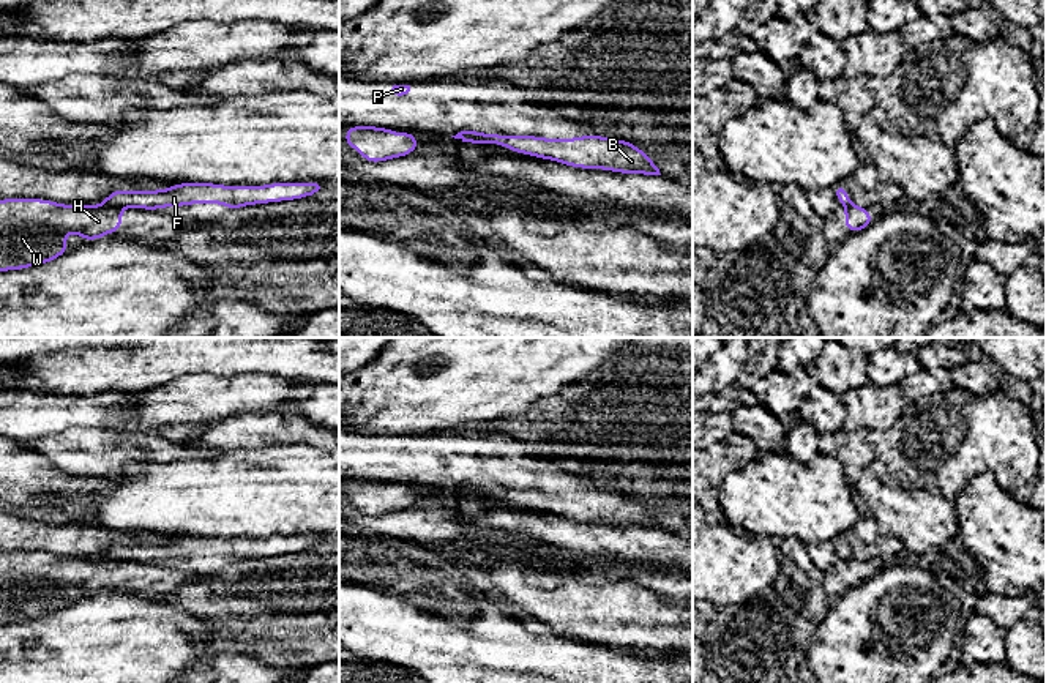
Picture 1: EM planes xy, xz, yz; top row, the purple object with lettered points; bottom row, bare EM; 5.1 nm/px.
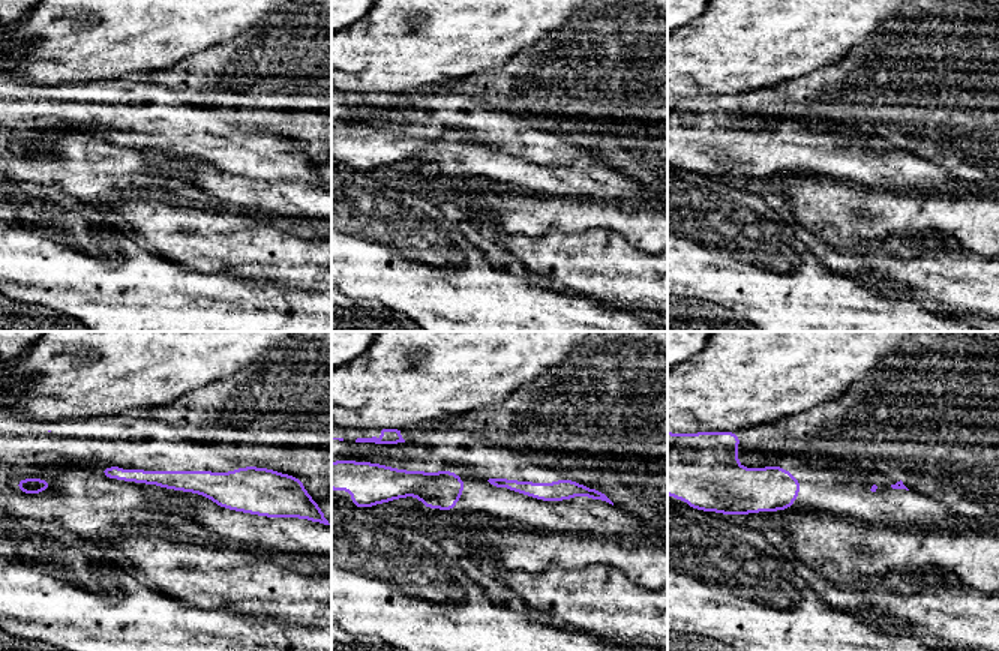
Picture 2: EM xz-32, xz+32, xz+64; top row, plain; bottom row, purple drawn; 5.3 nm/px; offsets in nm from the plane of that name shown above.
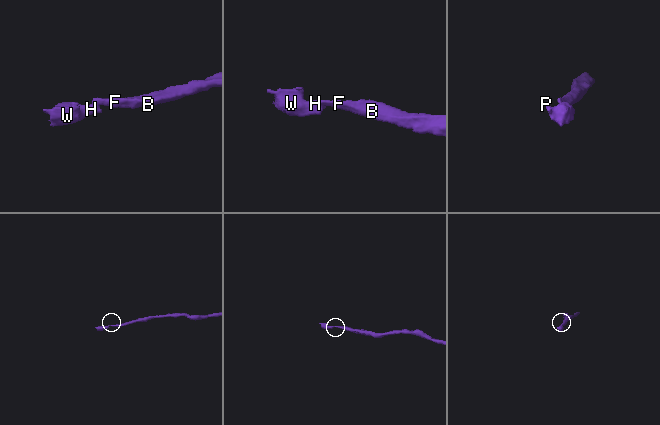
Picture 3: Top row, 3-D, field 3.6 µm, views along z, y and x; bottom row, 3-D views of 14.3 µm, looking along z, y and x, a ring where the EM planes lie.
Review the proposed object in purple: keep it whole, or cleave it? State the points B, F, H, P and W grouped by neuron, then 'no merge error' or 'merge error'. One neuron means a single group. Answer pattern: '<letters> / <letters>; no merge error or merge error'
B F / H P W; merge error

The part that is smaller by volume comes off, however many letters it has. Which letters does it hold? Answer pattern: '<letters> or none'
H, P, W

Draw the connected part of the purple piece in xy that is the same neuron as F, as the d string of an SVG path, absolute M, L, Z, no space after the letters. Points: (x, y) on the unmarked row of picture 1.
M177 536L167 543L155 544L115 543L104 552L104 557L144 563L219 557L229 560L233 566L238 560L304 552L319 543L317 536L270 536L265 539Z

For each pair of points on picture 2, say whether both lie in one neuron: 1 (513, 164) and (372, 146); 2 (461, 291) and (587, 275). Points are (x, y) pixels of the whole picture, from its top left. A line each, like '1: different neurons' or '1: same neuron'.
1: same neuron
2: different neurons

